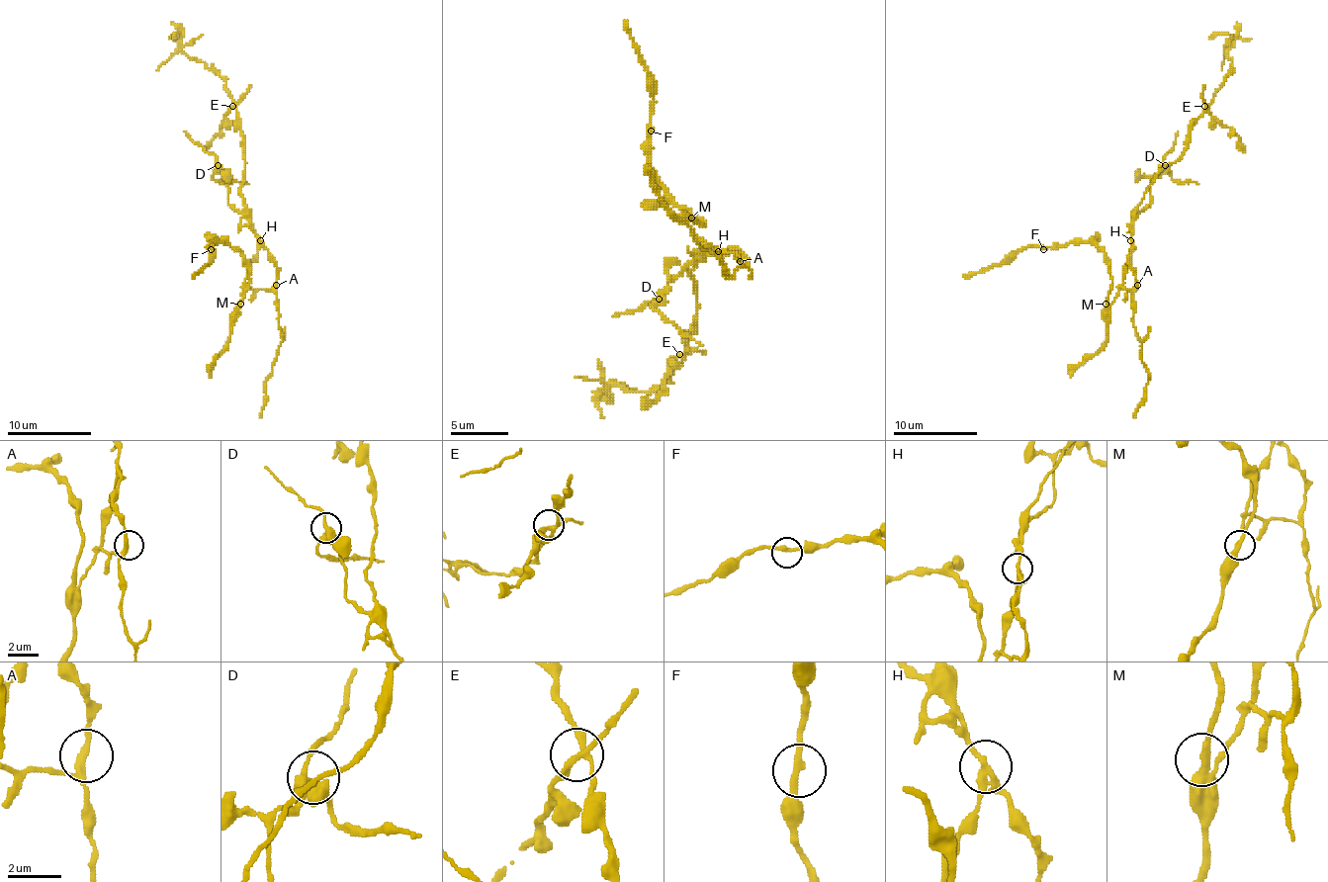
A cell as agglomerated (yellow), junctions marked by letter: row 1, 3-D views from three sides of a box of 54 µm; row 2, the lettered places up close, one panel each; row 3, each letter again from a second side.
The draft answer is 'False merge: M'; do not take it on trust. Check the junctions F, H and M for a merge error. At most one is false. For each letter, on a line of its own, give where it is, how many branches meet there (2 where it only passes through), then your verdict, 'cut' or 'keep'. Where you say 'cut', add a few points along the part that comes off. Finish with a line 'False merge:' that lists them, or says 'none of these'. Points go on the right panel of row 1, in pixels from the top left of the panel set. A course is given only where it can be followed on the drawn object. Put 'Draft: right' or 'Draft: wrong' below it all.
F: at (1043, 249); 2 branches meet; keep
H: at (1130, 240); 3 branches meet; cut; foreign part runs (1131, 240), (1144, 192), (1184, 152), (1191, 125), (1232, 70), (1232, 39), (1209, 39)
M: at (1106, 304); 3 branches meet; keep
False merge: H
Draft: wrong

